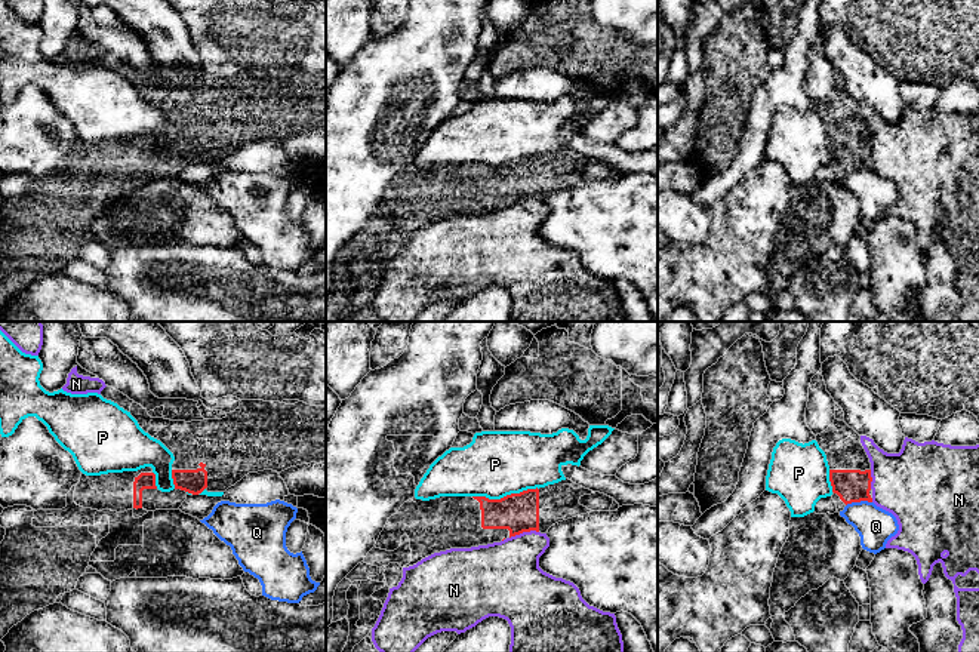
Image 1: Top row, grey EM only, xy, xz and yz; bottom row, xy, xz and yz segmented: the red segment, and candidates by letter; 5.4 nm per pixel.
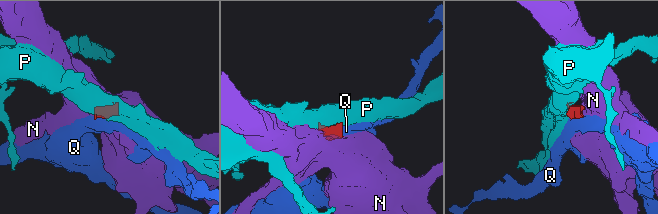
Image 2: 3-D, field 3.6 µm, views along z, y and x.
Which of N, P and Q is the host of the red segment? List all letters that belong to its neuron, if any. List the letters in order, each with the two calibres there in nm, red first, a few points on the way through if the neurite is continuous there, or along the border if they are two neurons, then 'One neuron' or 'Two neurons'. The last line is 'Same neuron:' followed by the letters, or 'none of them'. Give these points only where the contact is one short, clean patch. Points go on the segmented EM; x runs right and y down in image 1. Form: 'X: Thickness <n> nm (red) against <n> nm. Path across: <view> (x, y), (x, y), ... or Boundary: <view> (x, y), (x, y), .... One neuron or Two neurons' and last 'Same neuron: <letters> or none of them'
N: Thickness 220 nm (red) against 360 nm. Boundary: xz (538, 531), (523, 531), (510, 538). Two neurons
P: Thickness 220 nm (red) against 360 nm. Boundary: xz (538, 488), (511, 492), (499, 498), (473, 497). Two neurons
Q: Thickness 180 nm (red) against 200 nm. Boundary: yz (871, 501), (852, 501), (846, 506). Two neurons
Same neuron: none of them

